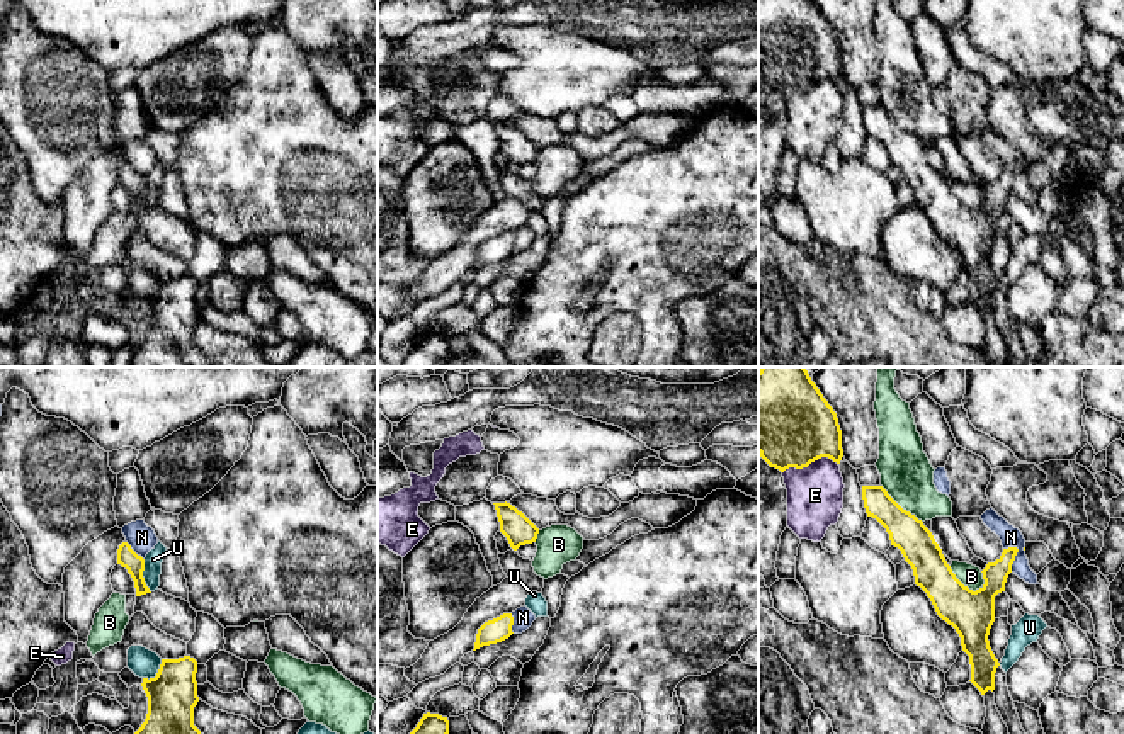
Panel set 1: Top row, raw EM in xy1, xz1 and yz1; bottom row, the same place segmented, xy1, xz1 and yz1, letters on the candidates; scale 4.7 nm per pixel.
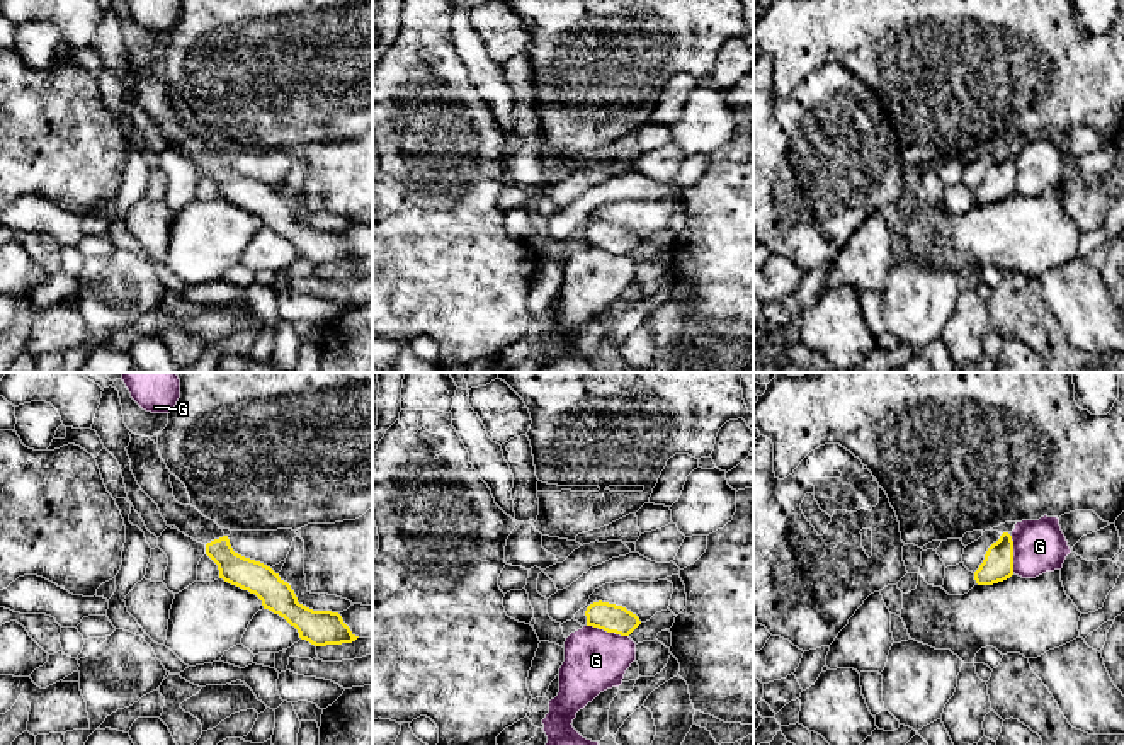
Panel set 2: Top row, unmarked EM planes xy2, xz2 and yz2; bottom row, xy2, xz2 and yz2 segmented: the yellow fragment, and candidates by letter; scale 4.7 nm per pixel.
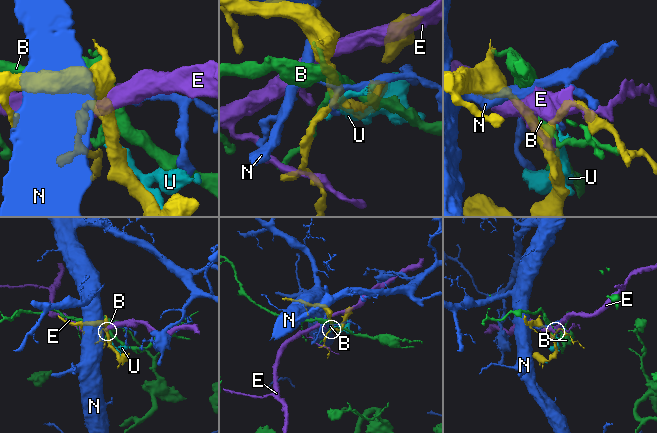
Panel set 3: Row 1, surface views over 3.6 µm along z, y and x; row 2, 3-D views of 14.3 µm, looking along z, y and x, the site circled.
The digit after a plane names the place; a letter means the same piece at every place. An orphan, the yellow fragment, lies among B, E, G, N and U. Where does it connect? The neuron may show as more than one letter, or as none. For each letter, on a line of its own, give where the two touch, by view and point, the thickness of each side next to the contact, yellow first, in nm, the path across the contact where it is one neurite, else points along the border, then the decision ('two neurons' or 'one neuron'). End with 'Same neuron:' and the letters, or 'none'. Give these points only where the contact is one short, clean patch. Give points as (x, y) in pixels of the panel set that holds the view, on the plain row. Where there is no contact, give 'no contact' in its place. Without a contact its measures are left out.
B: meets yellow in yz1 at (963, 204); 220 nm thick on the yellow side, 110 nm on the other; two neurons
E: meets yellow in yz1 at (810, 82); 400 nm thick on the yellow side, 280 nm on the other; two neurons
G: meets yellow in xz2 at (607, 250); 140 nm thick on the yellow side, 300 nm on the other; border along xz2 (587, 244), (628, 255); two neurons
N: meets yellow in yz1 at (1014, 179); 120 nm thick on the yellow side, 100 nm on the other; two neurons
U: meets yellow in xy1 at (141, 196); 90 nm thick on the yellow side, 90 nm on the other; two neurons
Same neuron: none

